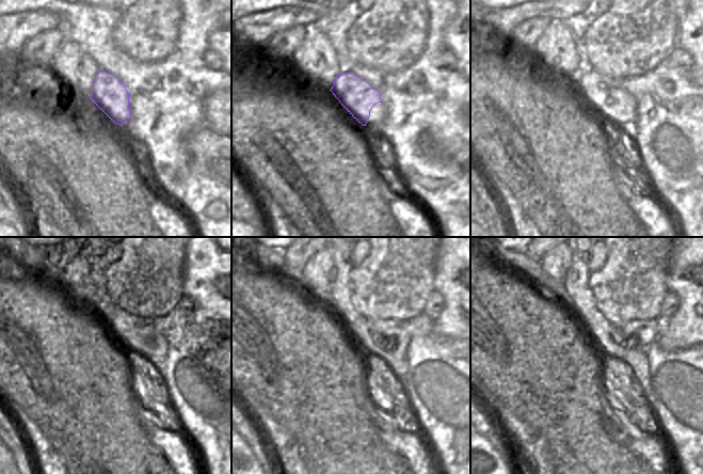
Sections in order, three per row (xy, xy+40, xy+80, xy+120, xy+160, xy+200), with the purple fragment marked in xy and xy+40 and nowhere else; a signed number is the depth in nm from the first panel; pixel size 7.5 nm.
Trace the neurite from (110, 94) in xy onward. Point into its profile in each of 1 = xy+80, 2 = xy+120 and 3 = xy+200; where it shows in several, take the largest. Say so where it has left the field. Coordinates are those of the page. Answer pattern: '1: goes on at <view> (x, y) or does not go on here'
1: goes on at xy+80 (601, 92)
2: goes on at xy+120 (133, 329)
3: goes on at xy+200 (646, 331)

